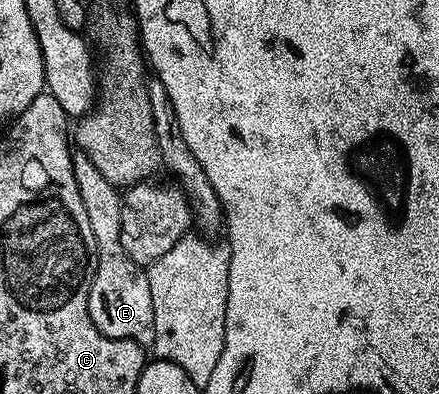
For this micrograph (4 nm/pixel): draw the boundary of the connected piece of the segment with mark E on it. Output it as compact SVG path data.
M85 198L86 217L90 220L90 233L94 233L94 270L92 284L88 294L88 308L94 325L103 335L115 339L129 339L139 343L141 347L151 348L154 341L154 301L150 301L150 281L147 270L141 264L134 262L122 249L122 213L120 212L120 199L91 199Z

